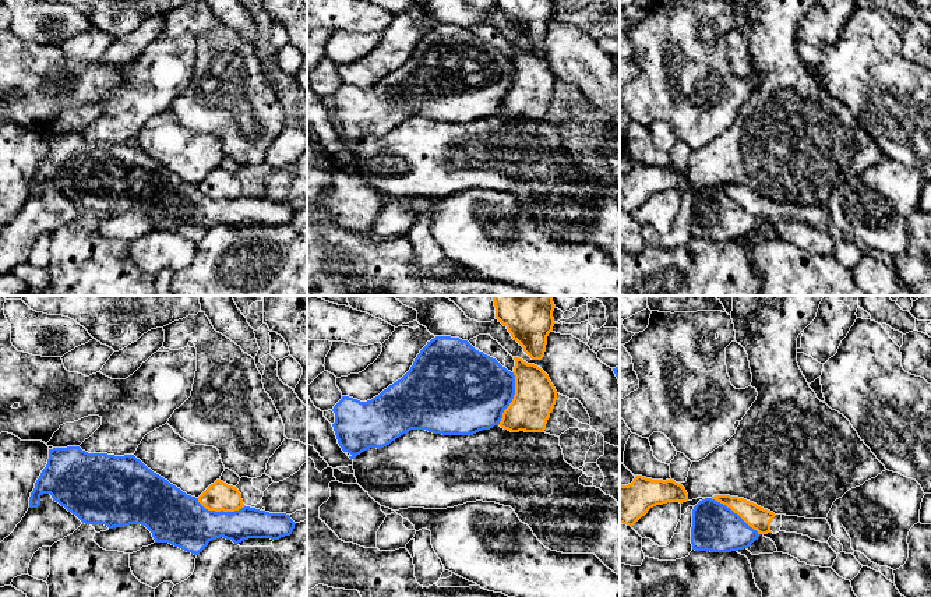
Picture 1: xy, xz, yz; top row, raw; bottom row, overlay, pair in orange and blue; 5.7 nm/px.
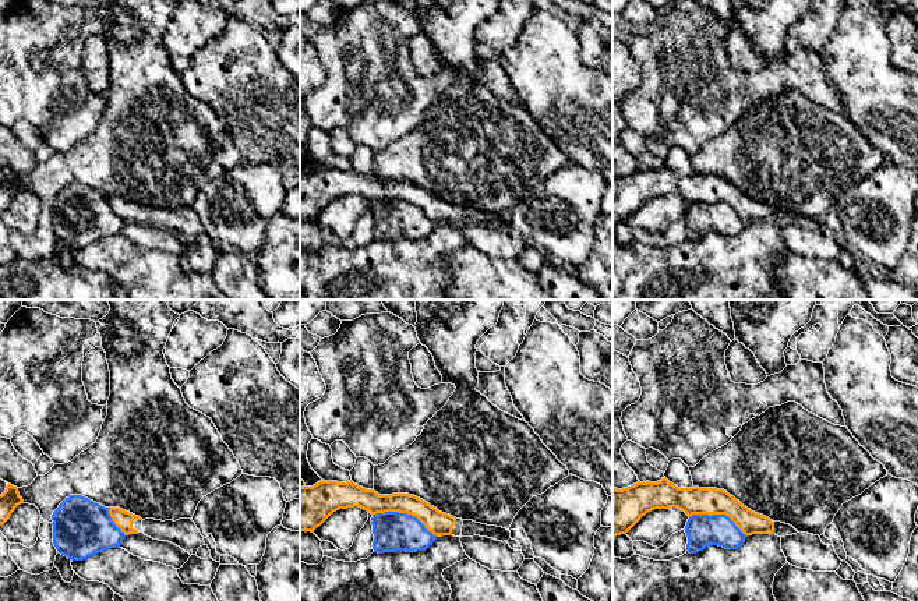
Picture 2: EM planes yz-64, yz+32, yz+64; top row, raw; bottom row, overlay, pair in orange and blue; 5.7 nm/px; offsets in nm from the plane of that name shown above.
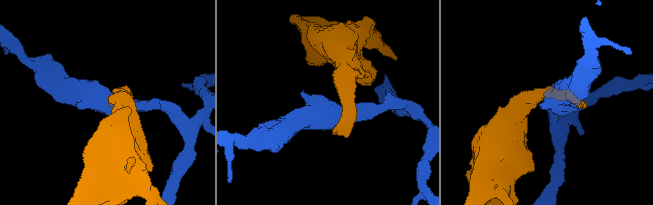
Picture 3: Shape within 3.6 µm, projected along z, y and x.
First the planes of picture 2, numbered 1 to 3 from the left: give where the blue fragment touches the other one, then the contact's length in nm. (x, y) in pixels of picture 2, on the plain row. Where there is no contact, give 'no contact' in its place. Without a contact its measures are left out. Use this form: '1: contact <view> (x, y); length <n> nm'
1: contact yz-64 (113, 208); length 190 nm
2: contact yz+32 (405, 200); length 400 nm
3: contact yz+64 (719, 201); length 340 nm

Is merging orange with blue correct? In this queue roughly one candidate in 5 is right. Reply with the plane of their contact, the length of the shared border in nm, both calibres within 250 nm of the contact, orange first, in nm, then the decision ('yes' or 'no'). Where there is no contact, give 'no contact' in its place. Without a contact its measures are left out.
xz | 320 nm | 240/440 nm | no

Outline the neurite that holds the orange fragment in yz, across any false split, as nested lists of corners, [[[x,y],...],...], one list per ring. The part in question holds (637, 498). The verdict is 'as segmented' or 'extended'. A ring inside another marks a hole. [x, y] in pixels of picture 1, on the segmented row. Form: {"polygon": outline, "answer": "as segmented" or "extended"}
{"polygon": [[[635,476],[628,485],[620,485],[620,523],[634,526],[648,511],[667,502],[687,502],[685,488],[674,480],[652,480]]], "answer": "as segmented"}

